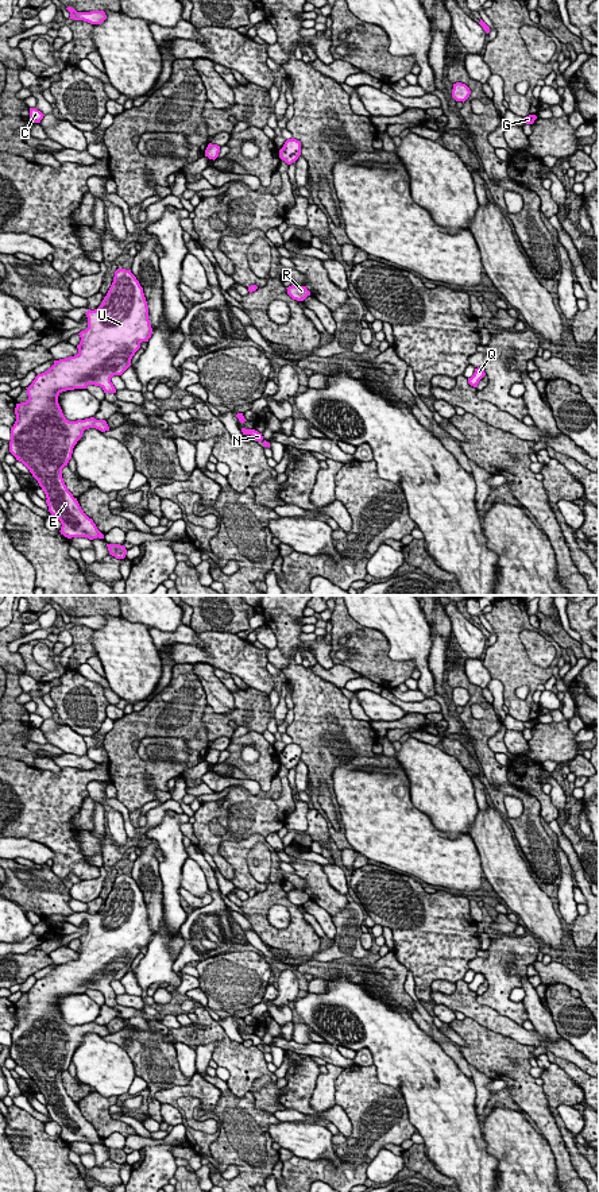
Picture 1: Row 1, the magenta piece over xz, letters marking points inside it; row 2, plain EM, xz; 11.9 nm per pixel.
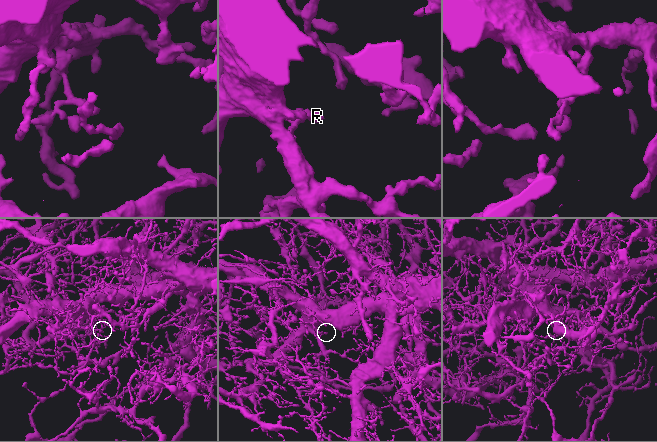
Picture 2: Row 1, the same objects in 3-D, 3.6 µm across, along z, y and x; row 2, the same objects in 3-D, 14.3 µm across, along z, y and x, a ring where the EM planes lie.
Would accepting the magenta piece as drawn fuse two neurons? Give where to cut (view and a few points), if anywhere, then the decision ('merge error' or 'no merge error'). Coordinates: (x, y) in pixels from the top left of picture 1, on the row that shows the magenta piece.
no cut; no merge error

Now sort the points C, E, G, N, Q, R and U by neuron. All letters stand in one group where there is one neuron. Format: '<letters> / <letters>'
C E G N Q R U

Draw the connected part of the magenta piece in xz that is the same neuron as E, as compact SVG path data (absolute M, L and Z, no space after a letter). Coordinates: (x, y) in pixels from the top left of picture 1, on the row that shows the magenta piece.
M125 269L115 271L113 282L103 304L94 310L88 309L85 315L88 328L78 333L81 337L77 346L78 354L54 360L47 371L38 374L32 383L26 387L28 400L16 404L16 421L11 428L9 452L30 470L45 491L49 512L62 524L61 535L67 539L88 537L93 540L104 539L104 535L67 490L62 478L62 468L72 459L73 448L85 429L96 428L105 432L109 431L109 427L105 420L96 420L94 417L69 421L58 404L58 396L66 390L86 389L88 385L100 386L104 393L116 393L111 378L121 375L131 366L132 356L140 348L142 342L148 342L152 328L143 288L131 270Z

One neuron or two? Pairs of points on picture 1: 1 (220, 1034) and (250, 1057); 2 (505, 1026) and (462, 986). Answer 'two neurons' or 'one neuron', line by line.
1: one neuron
2: one neuron

